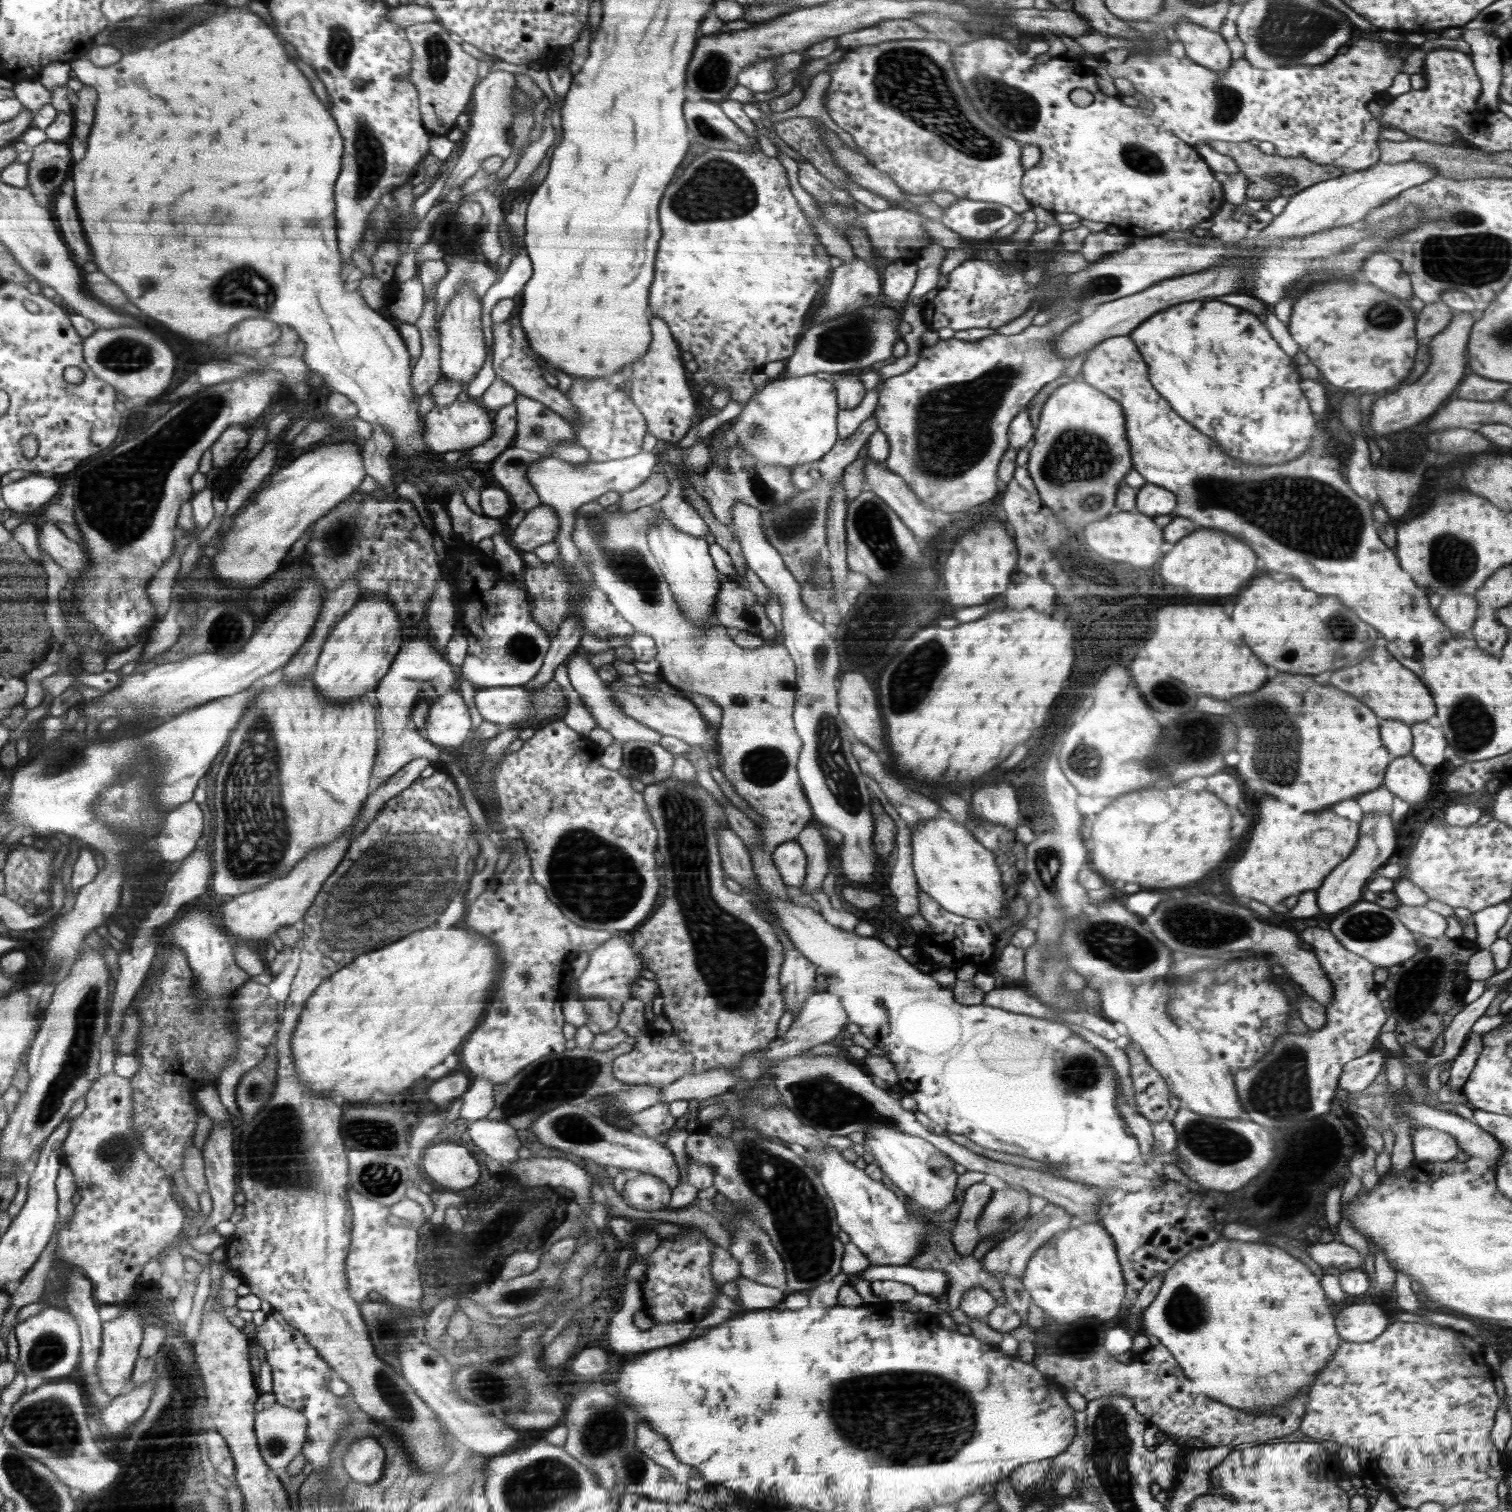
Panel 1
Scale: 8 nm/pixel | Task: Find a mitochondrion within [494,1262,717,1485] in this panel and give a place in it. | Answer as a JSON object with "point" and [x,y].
{"point":[538,1287]}

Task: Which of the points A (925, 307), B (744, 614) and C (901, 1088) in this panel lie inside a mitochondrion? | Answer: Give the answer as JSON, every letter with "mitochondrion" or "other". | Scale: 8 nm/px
{"A":"other","B":"mitochondrion","C":"other"}

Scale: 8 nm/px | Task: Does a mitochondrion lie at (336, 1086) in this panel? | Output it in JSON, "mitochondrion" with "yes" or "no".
{"mitochondrion":"no"}

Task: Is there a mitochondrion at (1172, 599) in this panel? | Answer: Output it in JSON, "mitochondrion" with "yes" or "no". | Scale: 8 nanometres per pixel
{"mitochondrion":"no"}

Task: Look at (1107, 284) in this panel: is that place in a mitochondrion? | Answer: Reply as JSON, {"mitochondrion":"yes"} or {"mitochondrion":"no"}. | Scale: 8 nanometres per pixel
{"mitochondrion":"yes"}

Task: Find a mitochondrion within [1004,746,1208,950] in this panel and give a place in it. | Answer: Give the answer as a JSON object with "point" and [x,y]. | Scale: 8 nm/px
{"point":[1048,862]}

